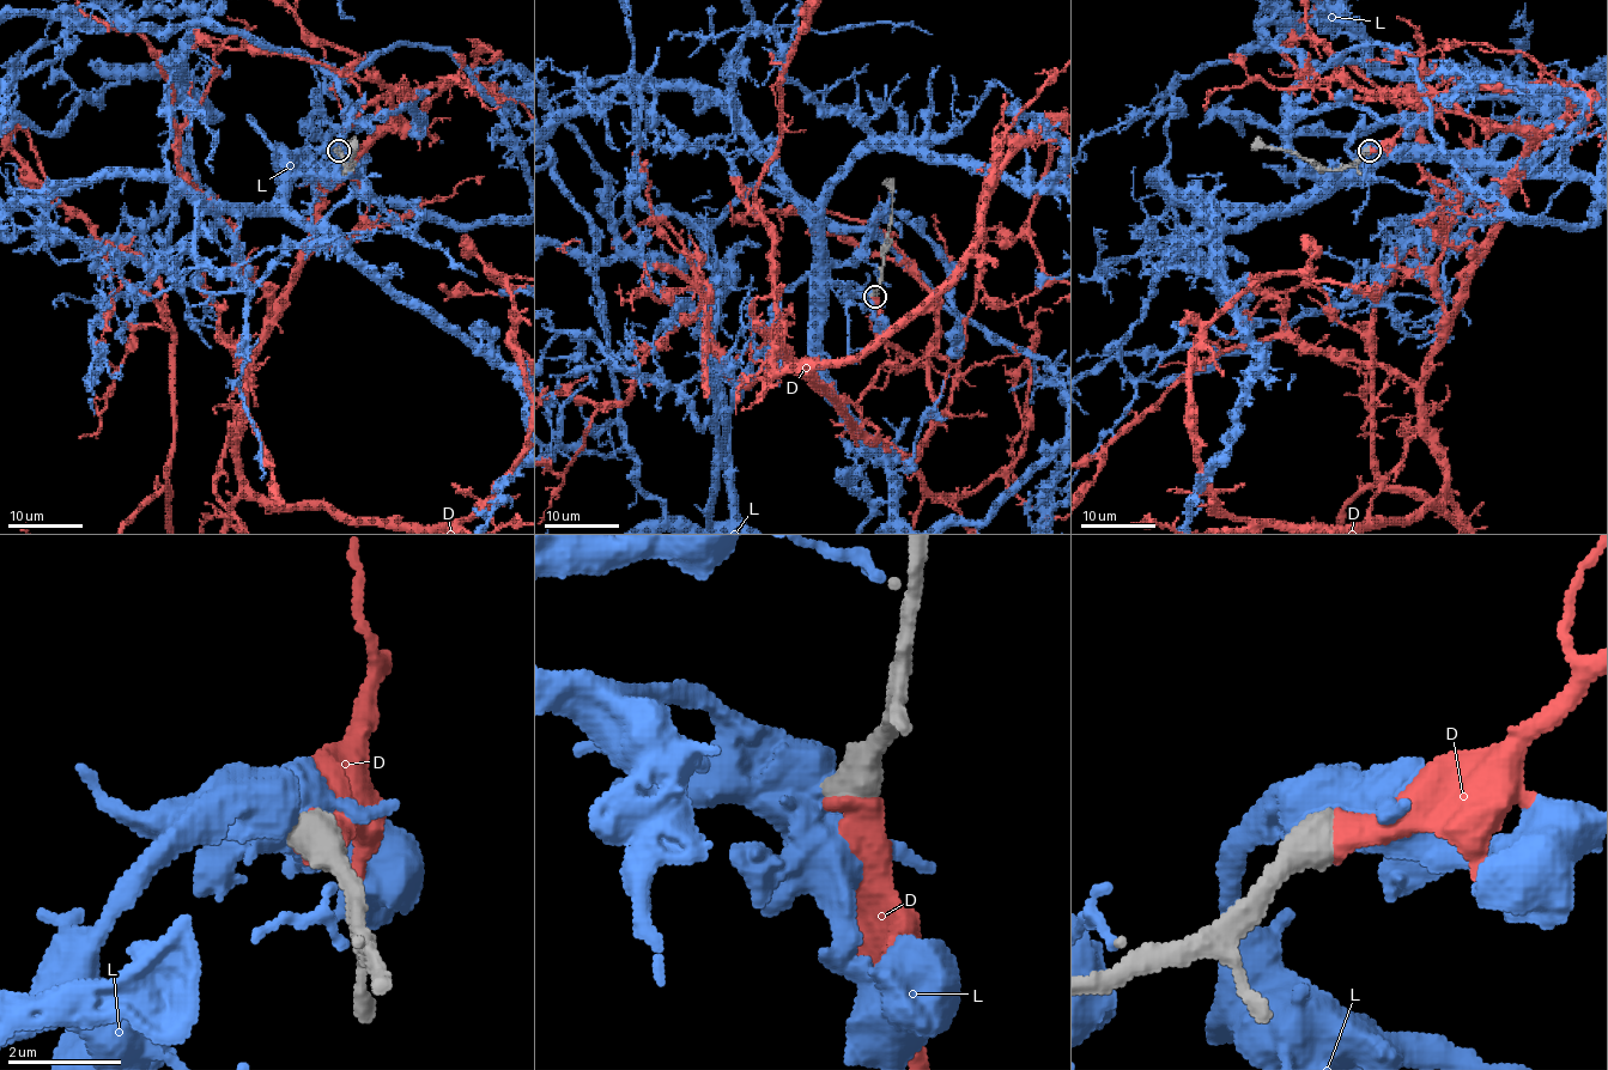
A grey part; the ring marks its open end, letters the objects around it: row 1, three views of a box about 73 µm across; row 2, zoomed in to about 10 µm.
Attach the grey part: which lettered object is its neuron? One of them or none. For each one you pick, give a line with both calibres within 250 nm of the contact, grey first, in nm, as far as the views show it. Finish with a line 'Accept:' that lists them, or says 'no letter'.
D: 650/600 nm
Accept: D

